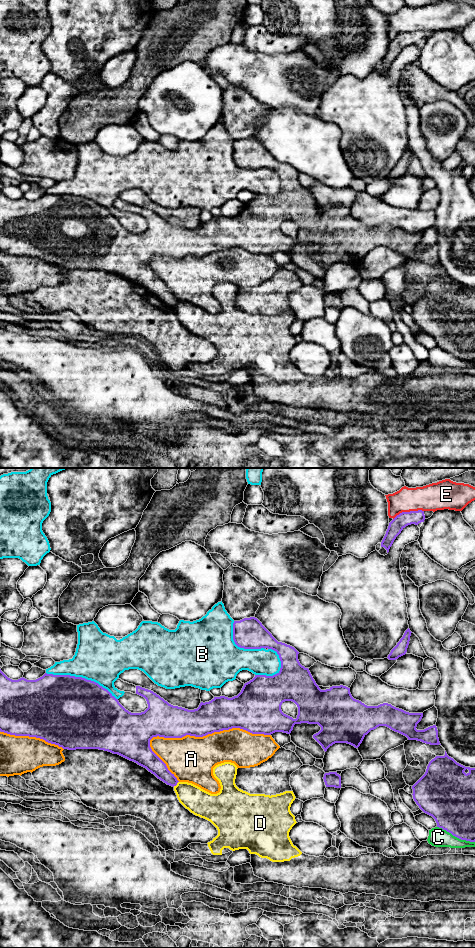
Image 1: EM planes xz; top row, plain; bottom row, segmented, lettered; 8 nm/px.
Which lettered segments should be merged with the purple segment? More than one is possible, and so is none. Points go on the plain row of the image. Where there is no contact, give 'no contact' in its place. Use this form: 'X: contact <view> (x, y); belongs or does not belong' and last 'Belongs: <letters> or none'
A: contact xz (207, 254); does not belong
B: contact xz (81, 197); does not belong
C: contact xz (456, 356); does not belong
D: contact xz (176, 304); does not belong
E: contact xz (408, 32); does not belong
Belongs: none

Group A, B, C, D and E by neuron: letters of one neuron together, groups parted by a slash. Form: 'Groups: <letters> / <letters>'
Groups: A / B / C / D / E

